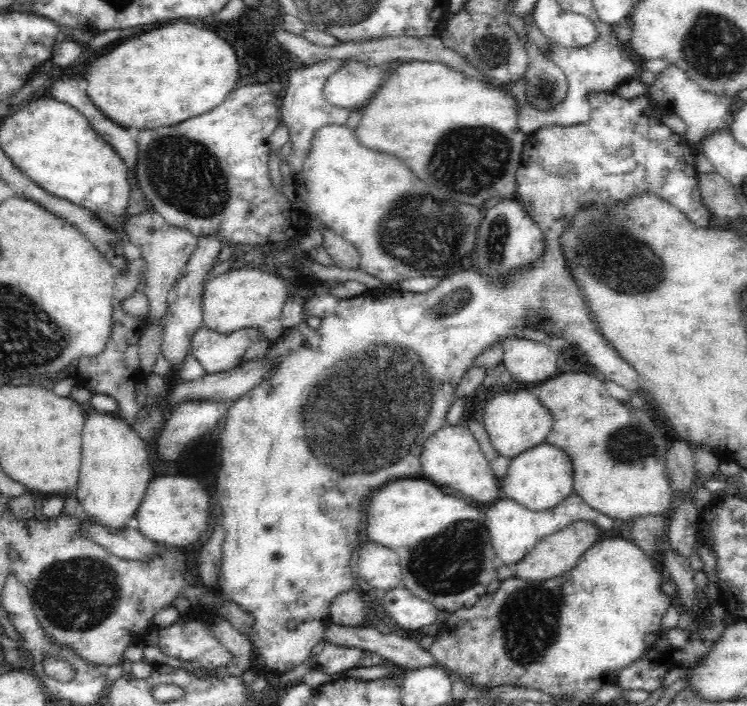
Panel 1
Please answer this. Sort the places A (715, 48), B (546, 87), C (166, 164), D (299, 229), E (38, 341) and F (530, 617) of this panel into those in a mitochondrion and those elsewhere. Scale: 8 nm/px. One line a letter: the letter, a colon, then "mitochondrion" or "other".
A: mitochondrion
B: mitochondrion
C: mitochondrion
D: other
E: mitochondrion
F: mitochondrion

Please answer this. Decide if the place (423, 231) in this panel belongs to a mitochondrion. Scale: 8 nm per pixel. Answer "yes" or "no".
yes

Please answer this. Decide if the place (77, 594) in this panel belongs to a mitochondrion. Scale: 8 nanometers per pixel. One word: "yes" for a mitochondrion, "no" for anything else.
yes

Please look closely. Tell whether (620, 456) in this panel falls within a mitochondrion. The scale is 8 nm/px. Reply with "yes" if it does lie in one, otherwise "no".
yes

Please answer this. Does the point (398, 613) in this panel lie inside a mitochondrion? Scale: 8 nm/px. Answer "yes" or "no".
no

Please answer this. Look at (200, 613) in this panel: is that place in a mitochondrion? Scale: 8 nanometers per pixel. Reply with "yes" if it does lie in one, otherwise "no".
no

